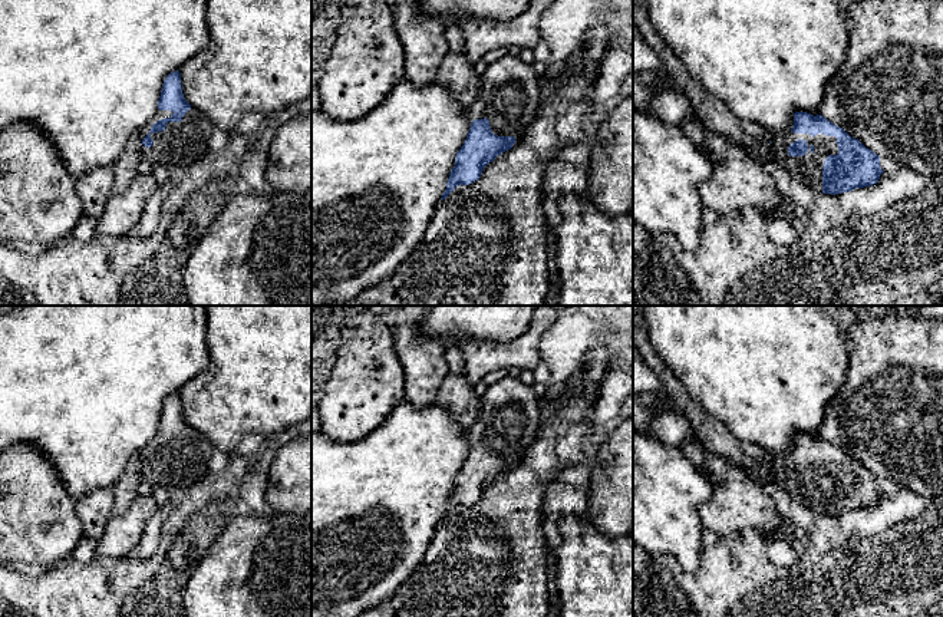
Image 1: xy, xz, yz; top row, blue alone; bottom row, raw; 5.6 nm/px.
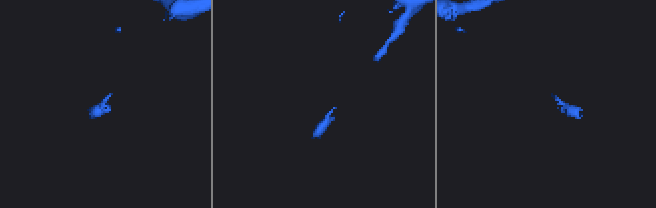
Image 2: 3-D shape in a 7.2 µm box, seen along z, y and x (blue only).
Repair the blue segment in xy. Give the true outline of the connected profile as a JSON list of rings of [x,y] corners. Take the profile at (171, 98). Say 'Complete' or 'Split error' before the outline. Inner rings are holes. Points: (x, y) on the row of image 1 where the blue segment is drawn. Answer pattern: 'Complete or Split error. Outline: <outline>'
Split error. Outline: [[[175,70],[164,80],[156,113],[139,131],[142,158],[171,171],[189,166],[210,151],[214,129],[212,122],[185,100],[181,75]]]

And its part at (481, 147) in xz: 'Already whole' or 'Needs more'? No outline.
Needs more

